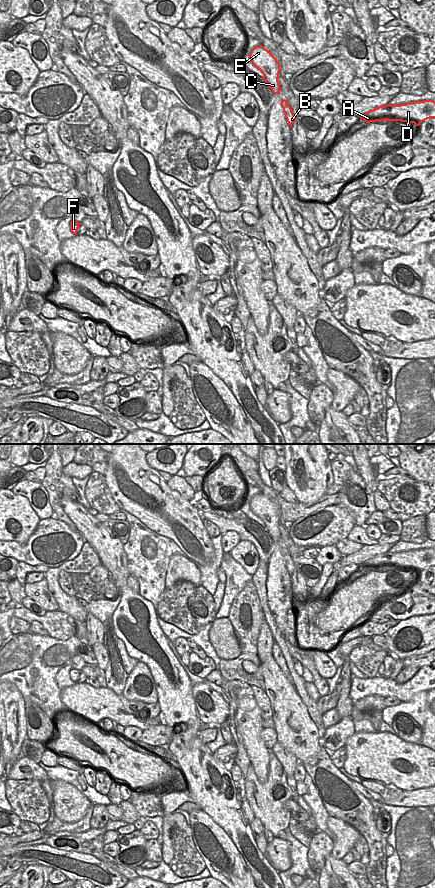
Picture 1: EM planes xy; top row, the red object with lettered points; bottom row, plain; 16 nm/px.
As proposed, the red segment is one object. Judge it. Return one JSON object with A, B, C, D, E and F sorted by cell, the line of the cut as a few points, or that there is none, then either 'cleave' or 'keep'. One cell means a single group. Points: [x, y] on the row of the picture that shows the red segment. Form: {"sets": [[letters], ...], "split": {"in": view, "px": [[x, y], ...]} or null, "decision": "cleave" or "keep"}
{"sets": [["A", "B", "C", "D", "E", "F"]], "split": null, "decision": "keep"}

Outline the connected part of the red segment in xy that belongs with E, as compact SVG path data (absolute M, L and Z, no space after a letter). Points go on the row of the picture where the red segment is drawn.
M262 45L254 47L249 58L251 63L261 71L263 76L261 77L265 83L269 86L274 94L280 93L279 85L279 72L280 63L277 59Z

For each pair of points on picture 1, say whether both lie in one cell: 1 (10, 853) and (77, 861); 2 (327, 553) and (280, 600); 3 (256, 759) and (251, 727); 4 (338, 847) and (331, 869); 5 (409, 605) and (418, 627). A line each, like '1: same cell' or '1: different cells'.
1: same cell
2: different cells
3: same cell
4: different cells
5: different cells

